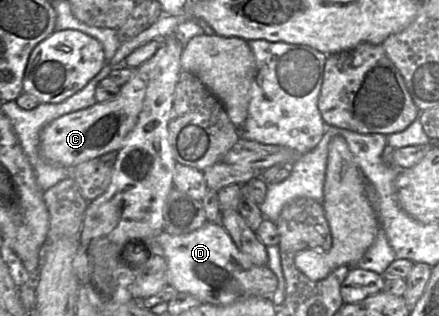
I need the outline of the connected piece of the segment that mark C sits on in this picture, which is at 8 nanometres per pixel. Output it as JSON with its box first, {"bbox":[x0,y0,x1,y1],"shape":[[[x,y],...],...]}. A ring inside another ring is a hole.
{"bbox":[39,46,165,169],"shape":[[[160,46],[156,53],[142,64],[135,76],[124,86],[112,100],[76,112],[65,114],[50,124],[41,132],[39,152],[48,162],[73,169],[80,163],[99,158],[100,156],[118,152],[127,135],[137,123],[142,110],[147,86],[157,73],[157,64],[165,54],[165,47]]]}

